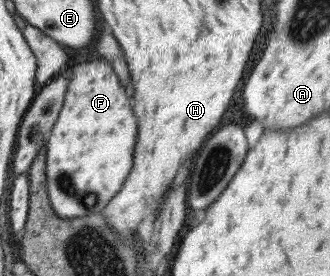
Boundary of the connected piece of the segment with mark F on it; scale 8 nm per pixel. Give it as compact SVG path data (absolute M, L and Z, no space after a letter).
M92 61L72 69L64 105L44 145L46 199L58 218L101 214L122 189L132 167L136 143L136 119L124 93L124 87L118 83L108 63Z

